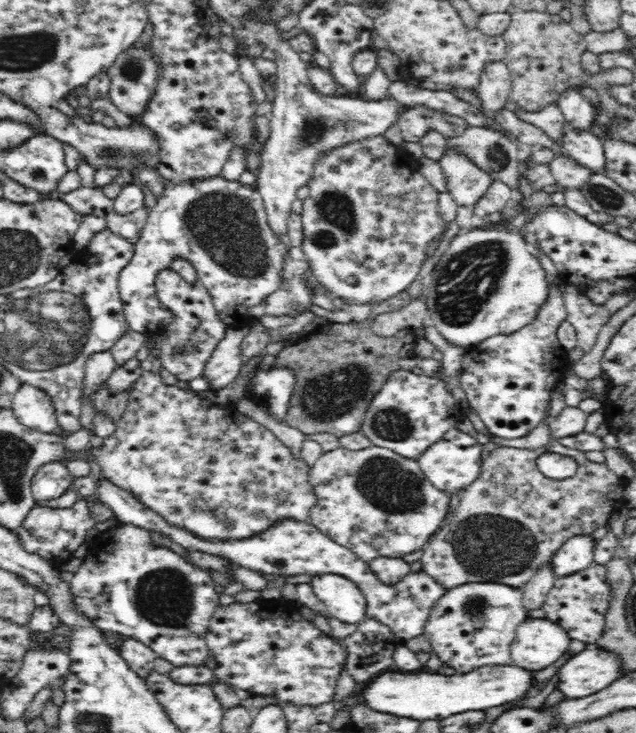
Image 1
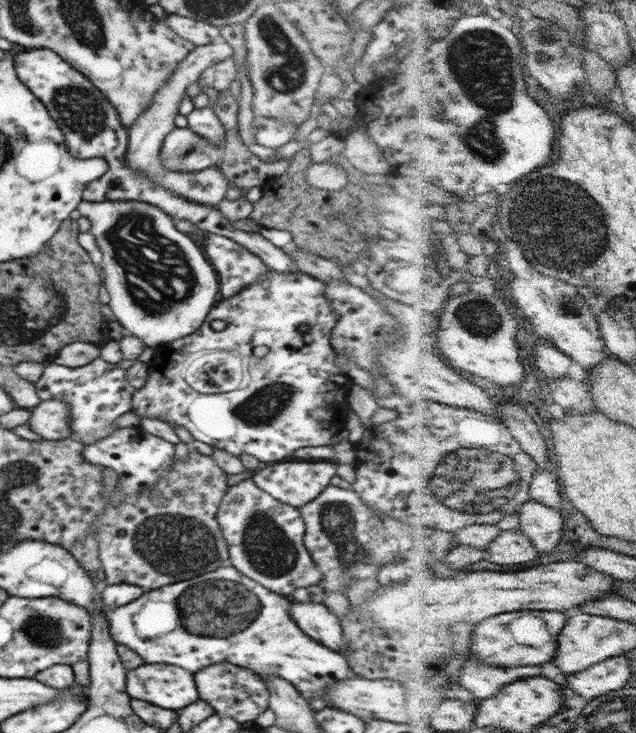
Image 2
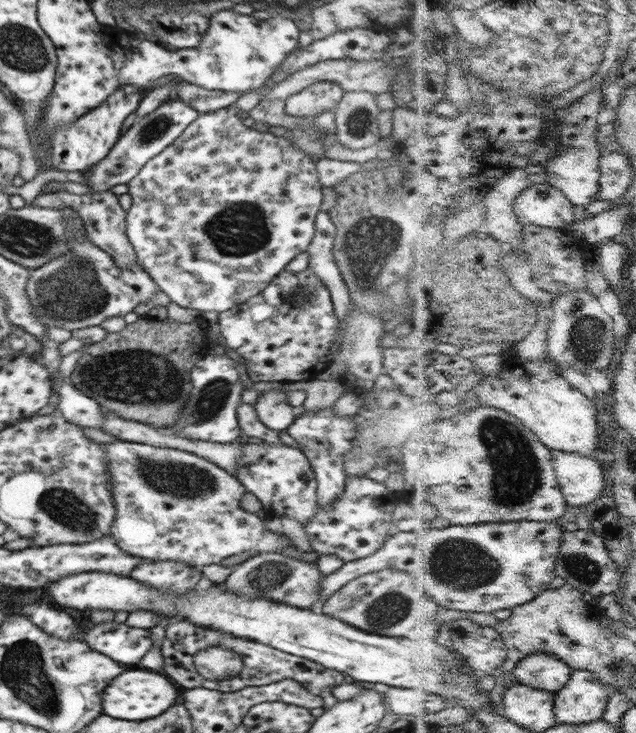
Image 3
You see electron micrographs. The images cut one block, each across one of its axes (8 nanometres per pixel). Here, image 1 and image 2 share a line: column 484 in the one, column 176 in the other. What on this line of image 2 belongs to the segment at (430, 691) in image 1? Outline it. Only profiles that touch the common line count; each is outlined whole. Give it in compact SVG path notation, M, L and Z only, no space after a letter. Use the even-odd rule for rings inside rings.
M144 665L126 676L126 692L132 698L150 702L160 708L178 710L198 700L193 673L179 666Z

